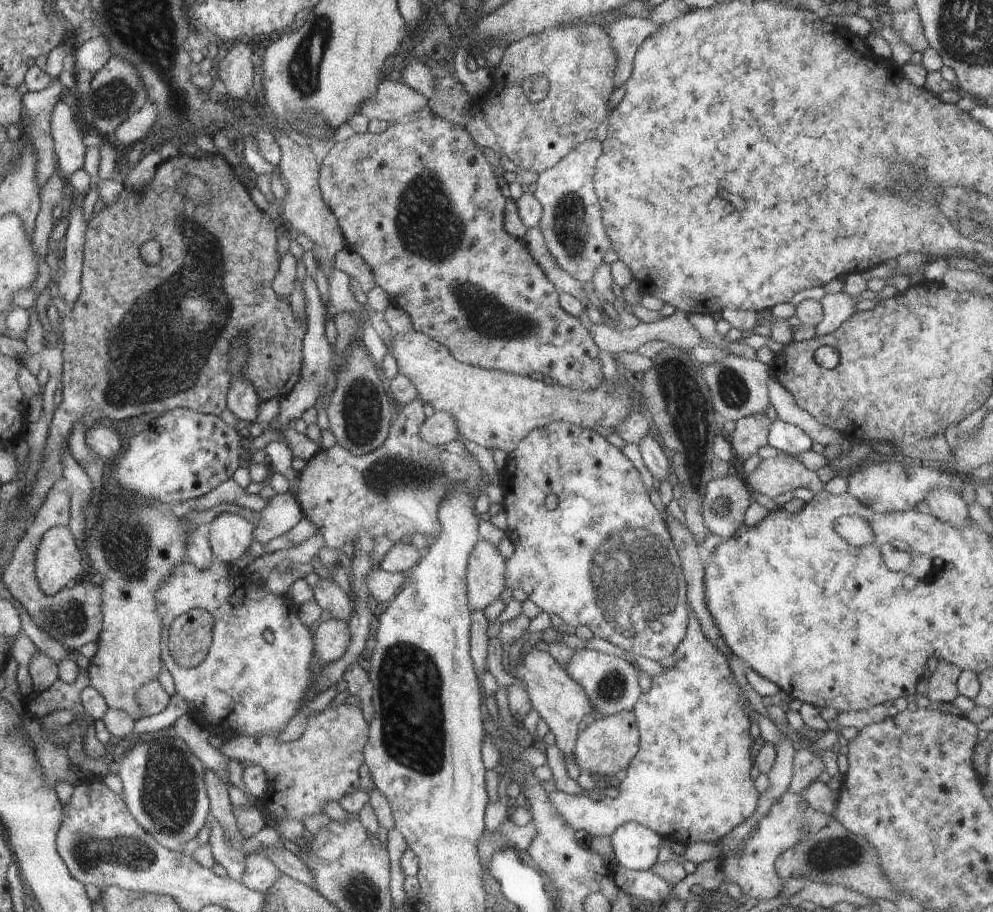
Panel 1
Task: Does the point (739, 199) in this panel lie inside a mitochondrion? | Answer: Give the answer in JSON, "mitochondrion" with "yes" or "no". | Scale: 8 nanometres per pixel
{"mitochondrion":"yes"}

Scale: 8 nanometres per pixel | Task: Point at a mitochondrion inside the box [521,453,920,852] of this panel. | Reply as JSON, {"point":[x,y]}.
{"point":[631,578]}

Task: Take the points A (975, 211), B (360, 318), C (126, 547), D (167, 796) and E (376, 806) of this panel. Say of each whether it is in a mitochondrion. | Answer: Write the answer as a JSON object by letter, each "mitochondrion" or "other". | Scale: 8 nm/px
{"A":"mitochondrion","B":"other","C":"mitochondrion","D":"mitochondrion","E":"other"}

